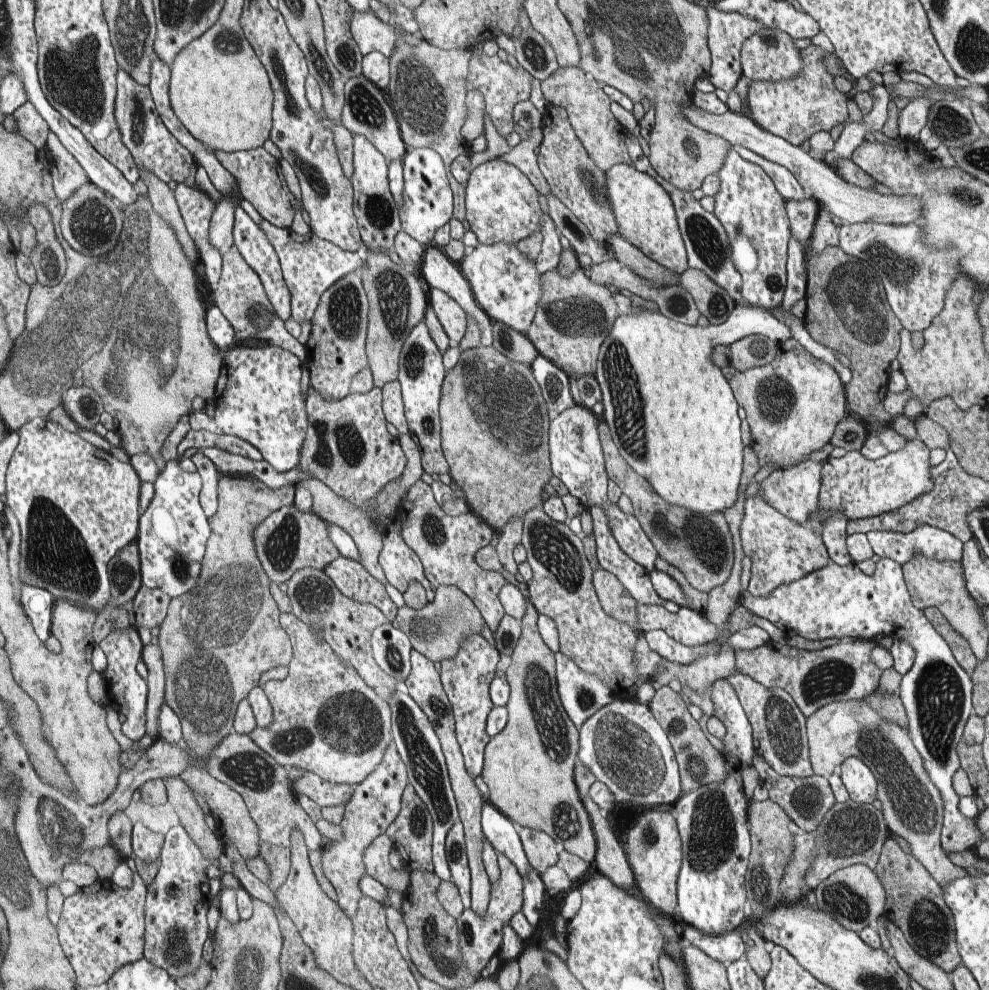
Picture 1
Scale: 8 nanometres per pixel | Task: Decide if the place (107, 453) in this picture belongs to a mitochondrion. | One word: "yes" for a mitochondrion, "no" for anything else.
no

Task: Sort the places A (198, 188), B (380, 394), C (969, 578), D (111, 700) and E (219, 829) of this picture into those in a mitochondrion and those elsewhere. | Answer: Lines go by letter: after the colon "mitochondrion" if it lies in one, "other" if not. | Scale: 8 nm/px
A: other
B: other
C: other
D: other
E: other

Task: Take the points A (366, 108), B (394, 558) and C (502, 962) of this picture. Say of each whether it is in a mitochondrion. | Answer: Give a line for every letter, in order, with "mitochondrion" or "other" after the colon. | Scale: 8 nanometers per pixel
A: mitochondrion
B: other
C: other

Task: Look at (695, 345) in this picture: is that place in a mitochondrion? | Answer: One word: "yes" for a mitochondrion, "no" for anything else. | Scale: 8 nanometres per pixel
no

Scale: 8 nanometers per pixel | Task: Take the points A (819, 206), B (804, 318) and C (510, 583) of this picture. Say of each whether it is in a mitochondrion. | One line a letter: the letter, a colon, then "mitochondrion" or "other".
A: other
B: other
C: other

